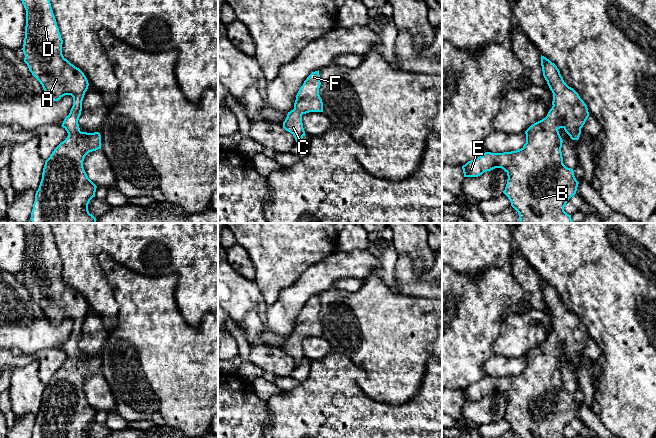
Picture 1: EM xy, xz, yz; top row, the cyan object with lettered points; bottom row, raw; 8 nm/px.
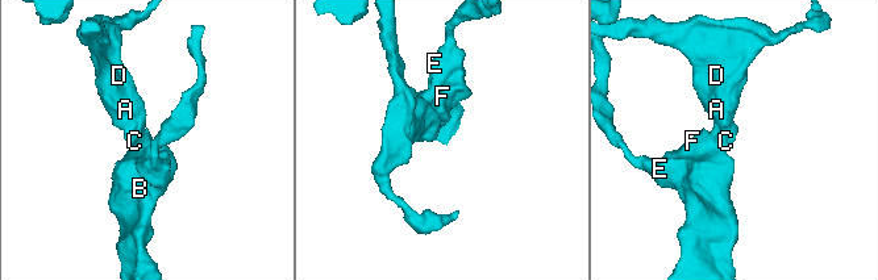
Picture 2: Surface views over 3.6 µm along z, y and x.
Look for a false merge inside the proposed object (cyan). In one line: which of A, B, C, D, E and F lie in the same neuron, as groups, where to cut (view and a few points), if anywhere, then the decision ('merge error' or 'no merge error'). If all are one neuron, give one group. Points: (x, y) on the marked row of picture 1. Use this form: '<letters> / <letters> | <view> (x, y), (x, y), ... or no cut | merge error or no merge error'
A B C D E F | no cut | no merge error

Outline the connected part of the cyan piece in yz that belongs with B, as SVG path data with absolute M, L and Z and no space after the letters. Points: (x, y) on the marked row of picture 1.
M541 55L541 66L543 76L553 93L553 106L545 118L532 124L525 131L526 143L524 146L519 150L511 152L485 152L482 156L468 161L462 166L462 169L464 177L478 177L484 172L491 171L495 168L502 168L508 176L503 193L510 200L511 206L518 212L520 223L575 223L572 221L571 215L564 211L564 207L567 201L576 194L579 182L574 176L573 169L567 168L563 164L561 152L563 141L558 130L563 128L572 140L578 140L581 134L581 128L589 117L589 112L587 105L580 98L579 94L564 82L559 69L554 63Z

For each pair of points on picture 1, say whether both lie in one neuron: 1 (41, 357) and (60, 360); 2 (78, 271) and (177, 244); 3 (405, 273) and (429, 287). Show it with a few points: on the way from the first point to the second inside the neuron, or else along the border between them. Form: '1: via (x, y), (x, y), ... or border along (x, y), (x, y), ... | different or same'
1: via (46, 358), (55, 359) | same
2: via (97, 244), (105, 236), (150, 236) | same
3: via (411, 279), (416, 284), (423, 284) | same

